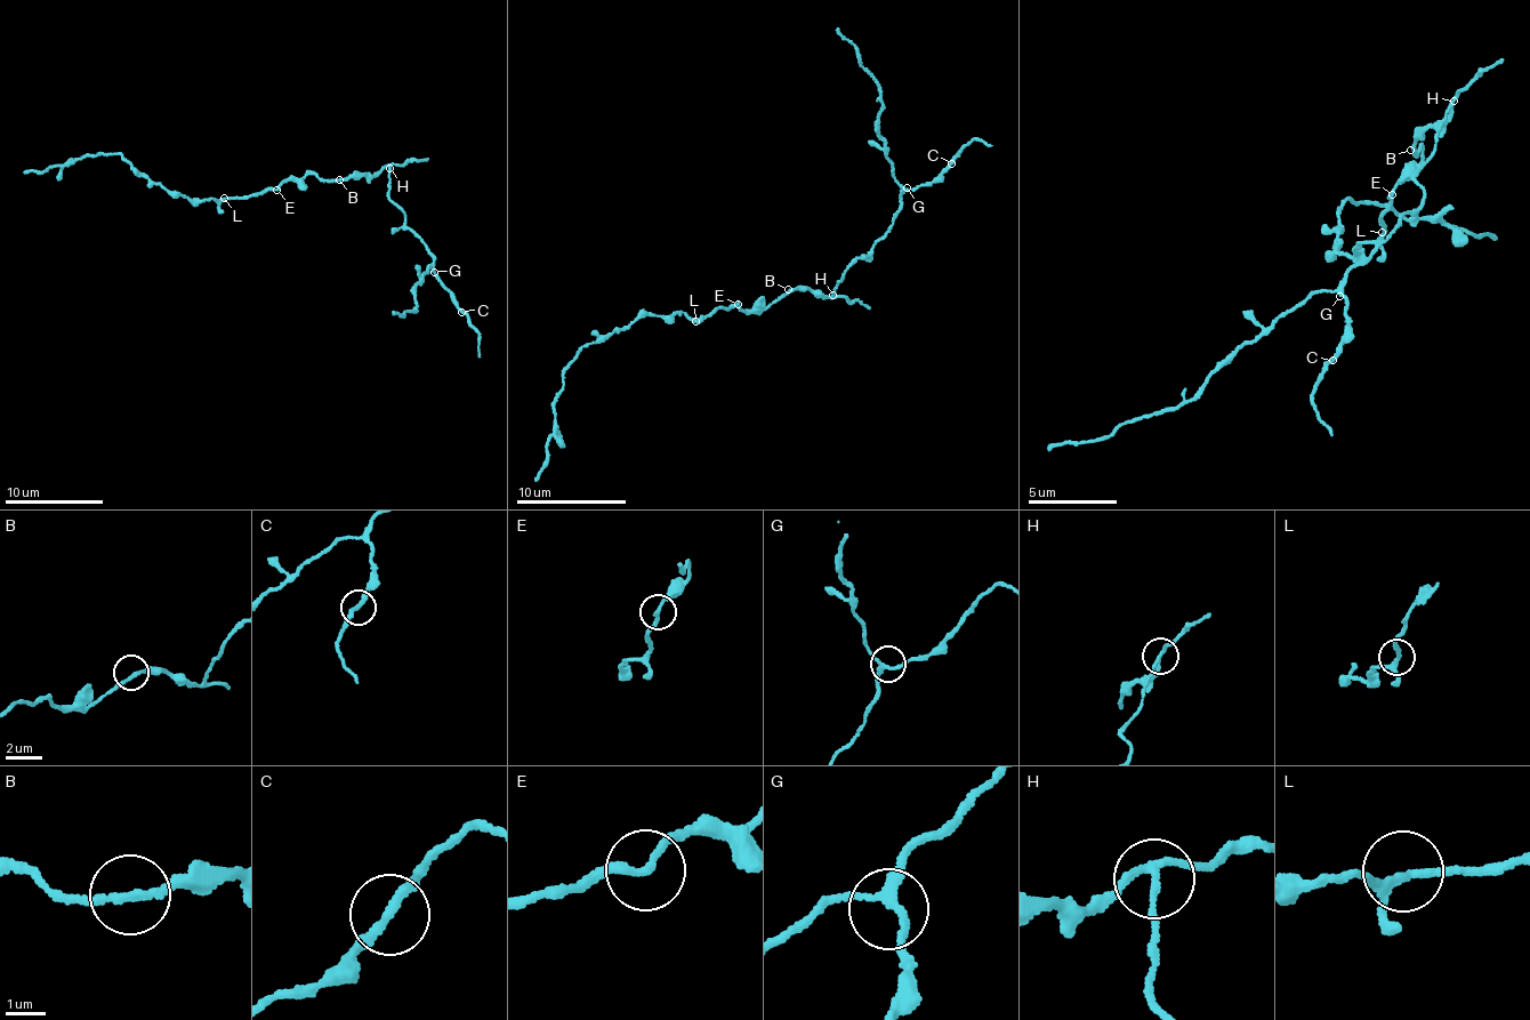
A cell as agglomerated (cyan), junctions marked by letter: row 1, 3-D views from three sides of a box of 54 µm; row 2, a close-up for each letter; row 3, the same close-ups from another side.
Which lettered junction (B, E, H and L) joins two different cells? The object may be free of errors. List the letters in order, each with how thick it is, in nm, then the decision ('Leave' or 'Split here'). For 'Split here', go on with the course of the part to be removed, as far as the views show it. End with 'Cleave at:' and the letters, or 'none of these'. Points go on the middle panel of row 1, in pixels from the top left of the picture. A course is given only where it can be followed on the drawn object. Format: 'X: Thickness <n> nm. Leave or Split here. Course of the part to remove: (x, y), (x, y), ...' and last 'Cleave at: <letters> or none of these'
B: Thickness 190 nm. Leave
E: Thickness 200 nm. Leave
H: Thickness 160 nm. Split here. Course of the part to remove: (834, 294), (850, 266), (871, 258), (902, 200), (878, 130), (877, 85), (837, 27)
L: Thickness 180 nm. Leave
Cleave at: H

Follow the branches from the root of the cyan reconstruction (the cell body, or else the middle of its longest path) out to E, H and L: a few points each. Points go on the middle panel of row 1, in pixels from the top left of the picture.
E: (790, 292), (781, 294), (758, 313), (742, 311), (738, 304)
H: (790, 292), (805, 288), (820, 290), (827, 298), (834, 294)
L: (790, 292), (781, 294), (758, 313), (740, 311), (737, 305), (717, 308), (695, 321)

